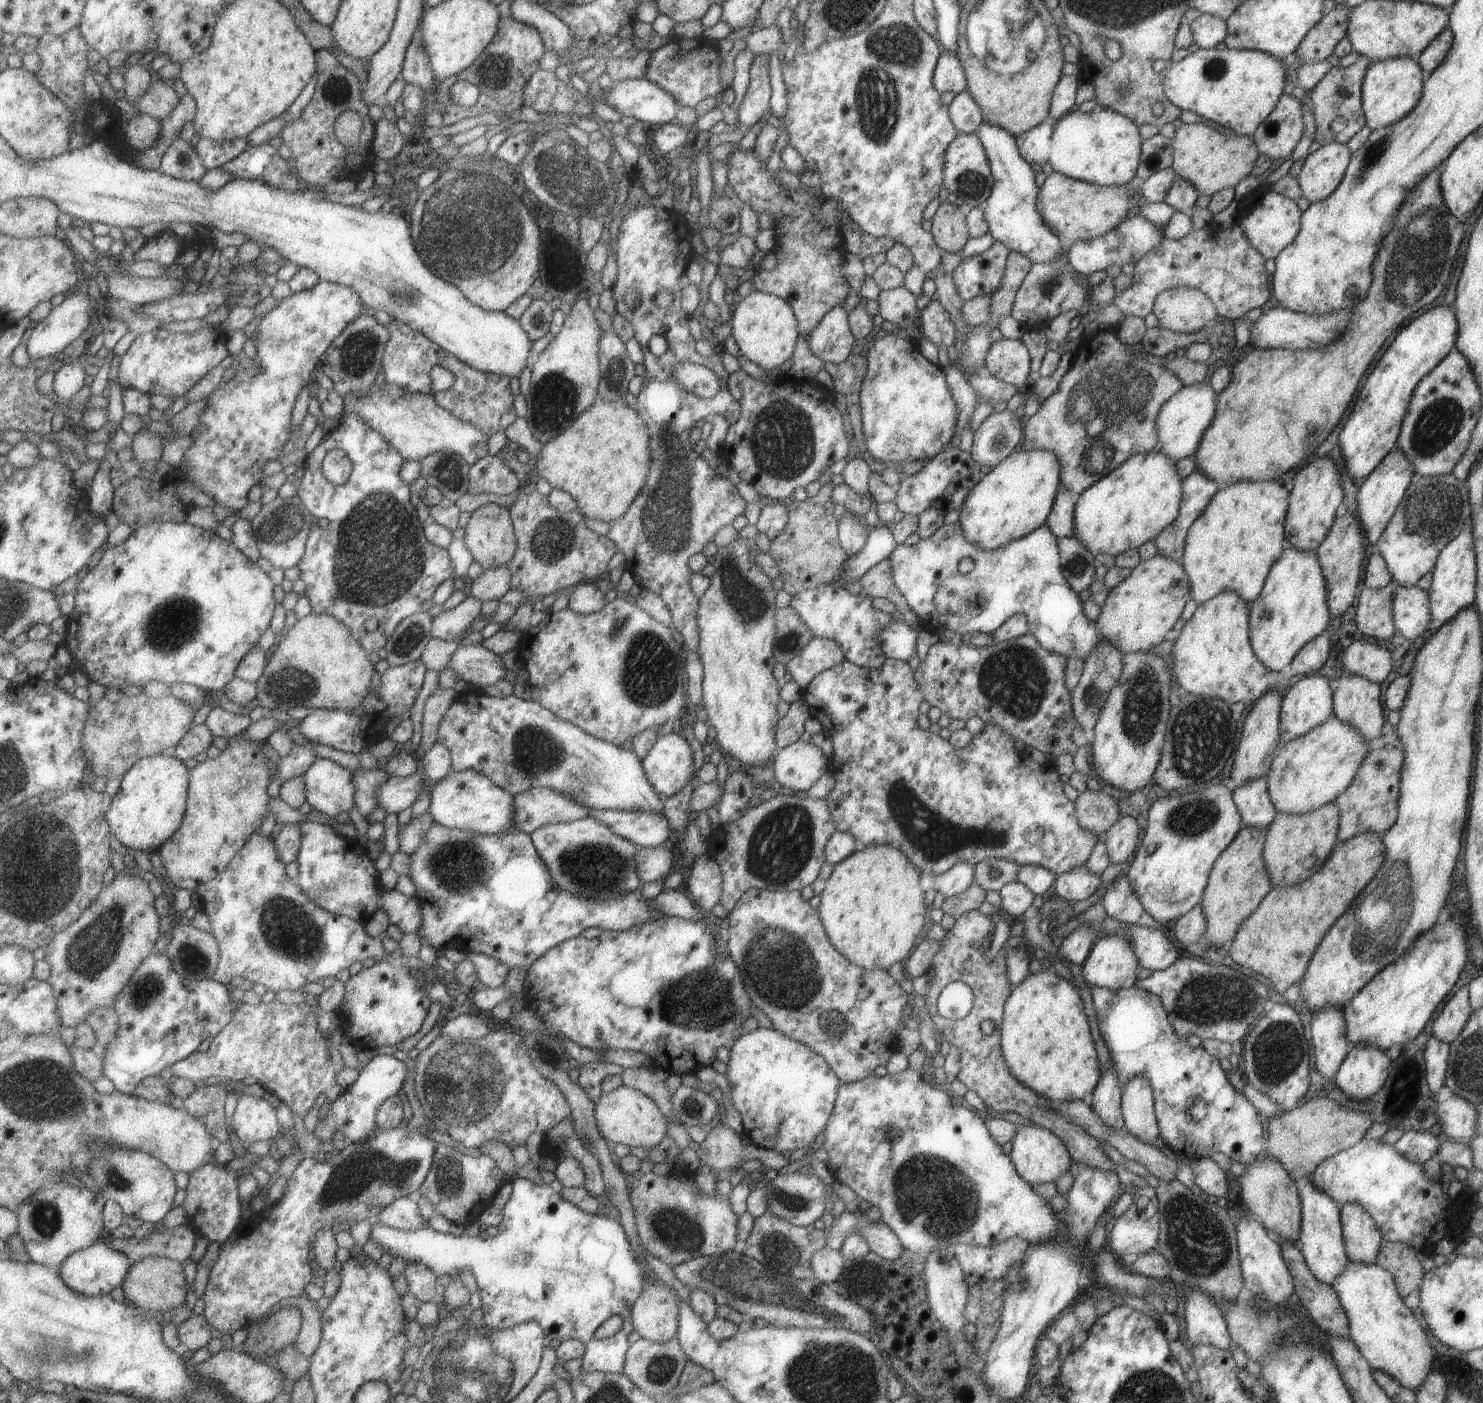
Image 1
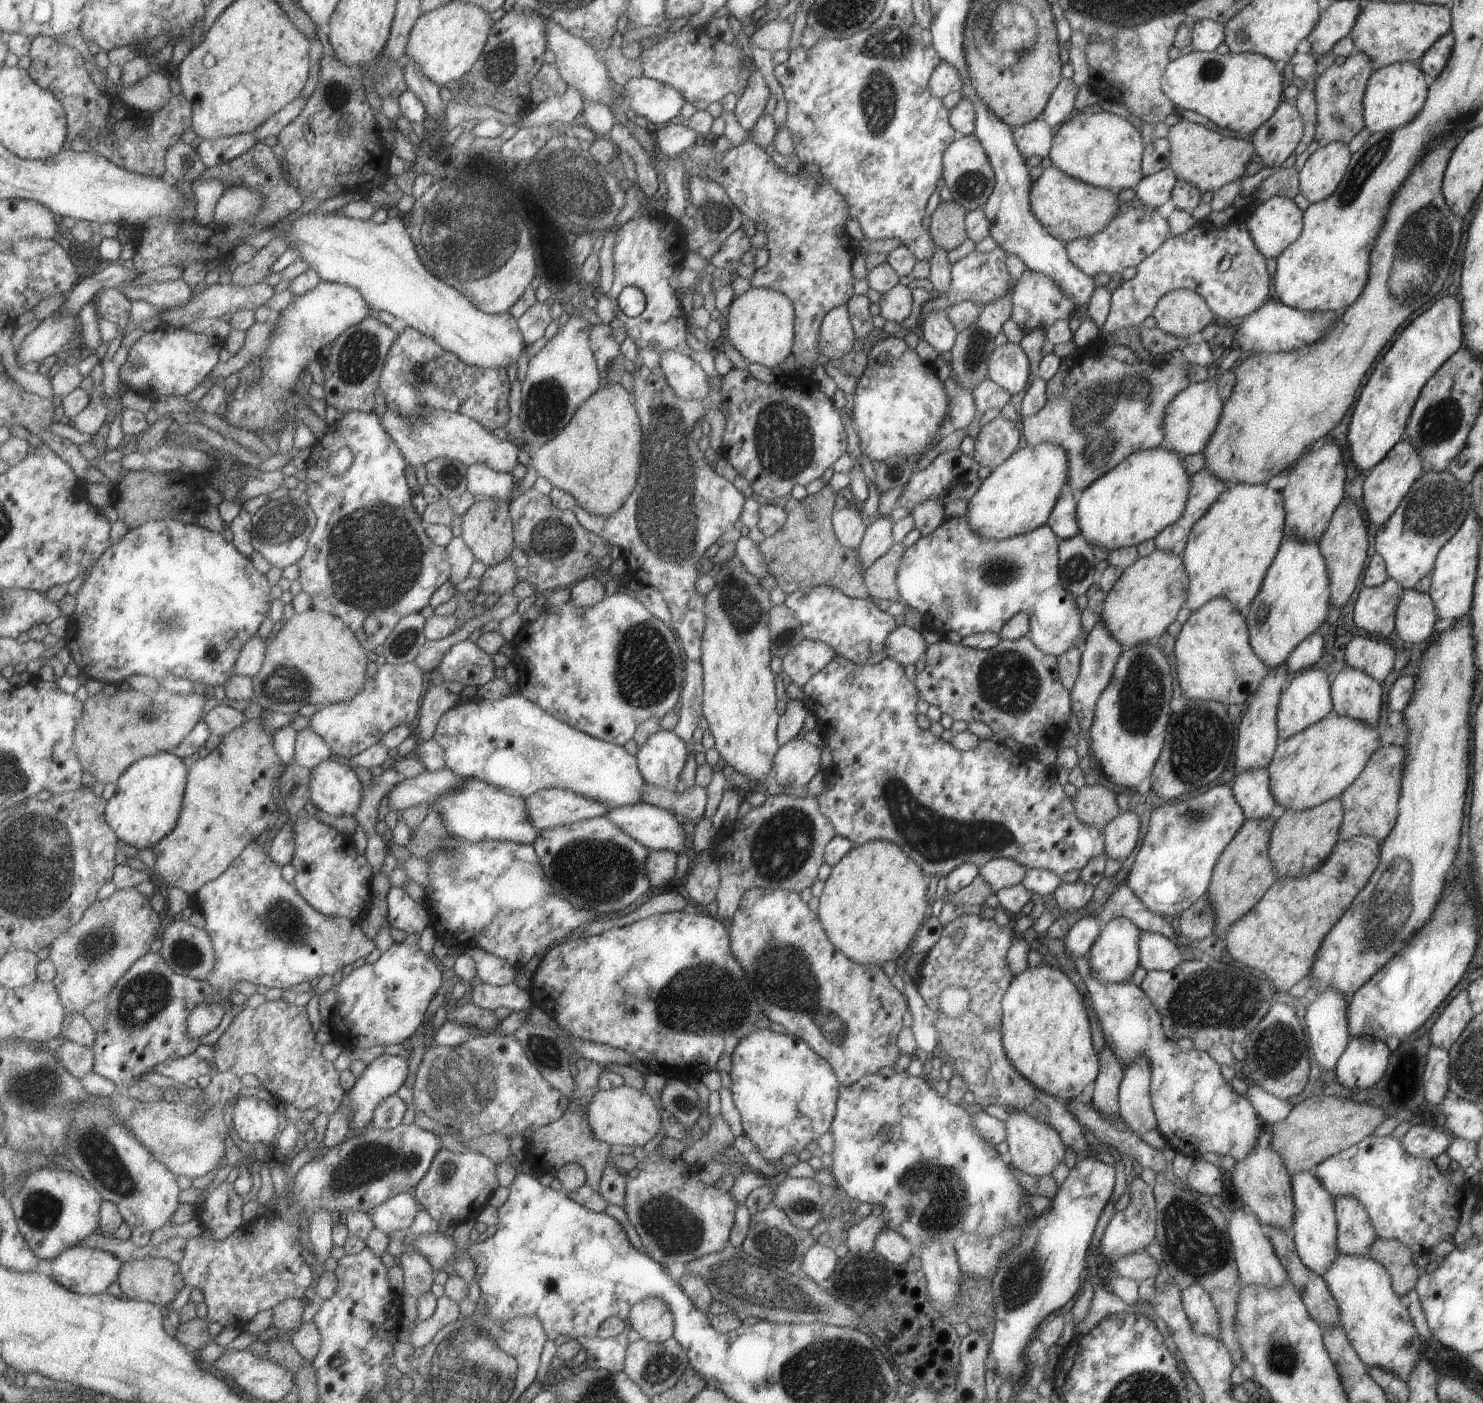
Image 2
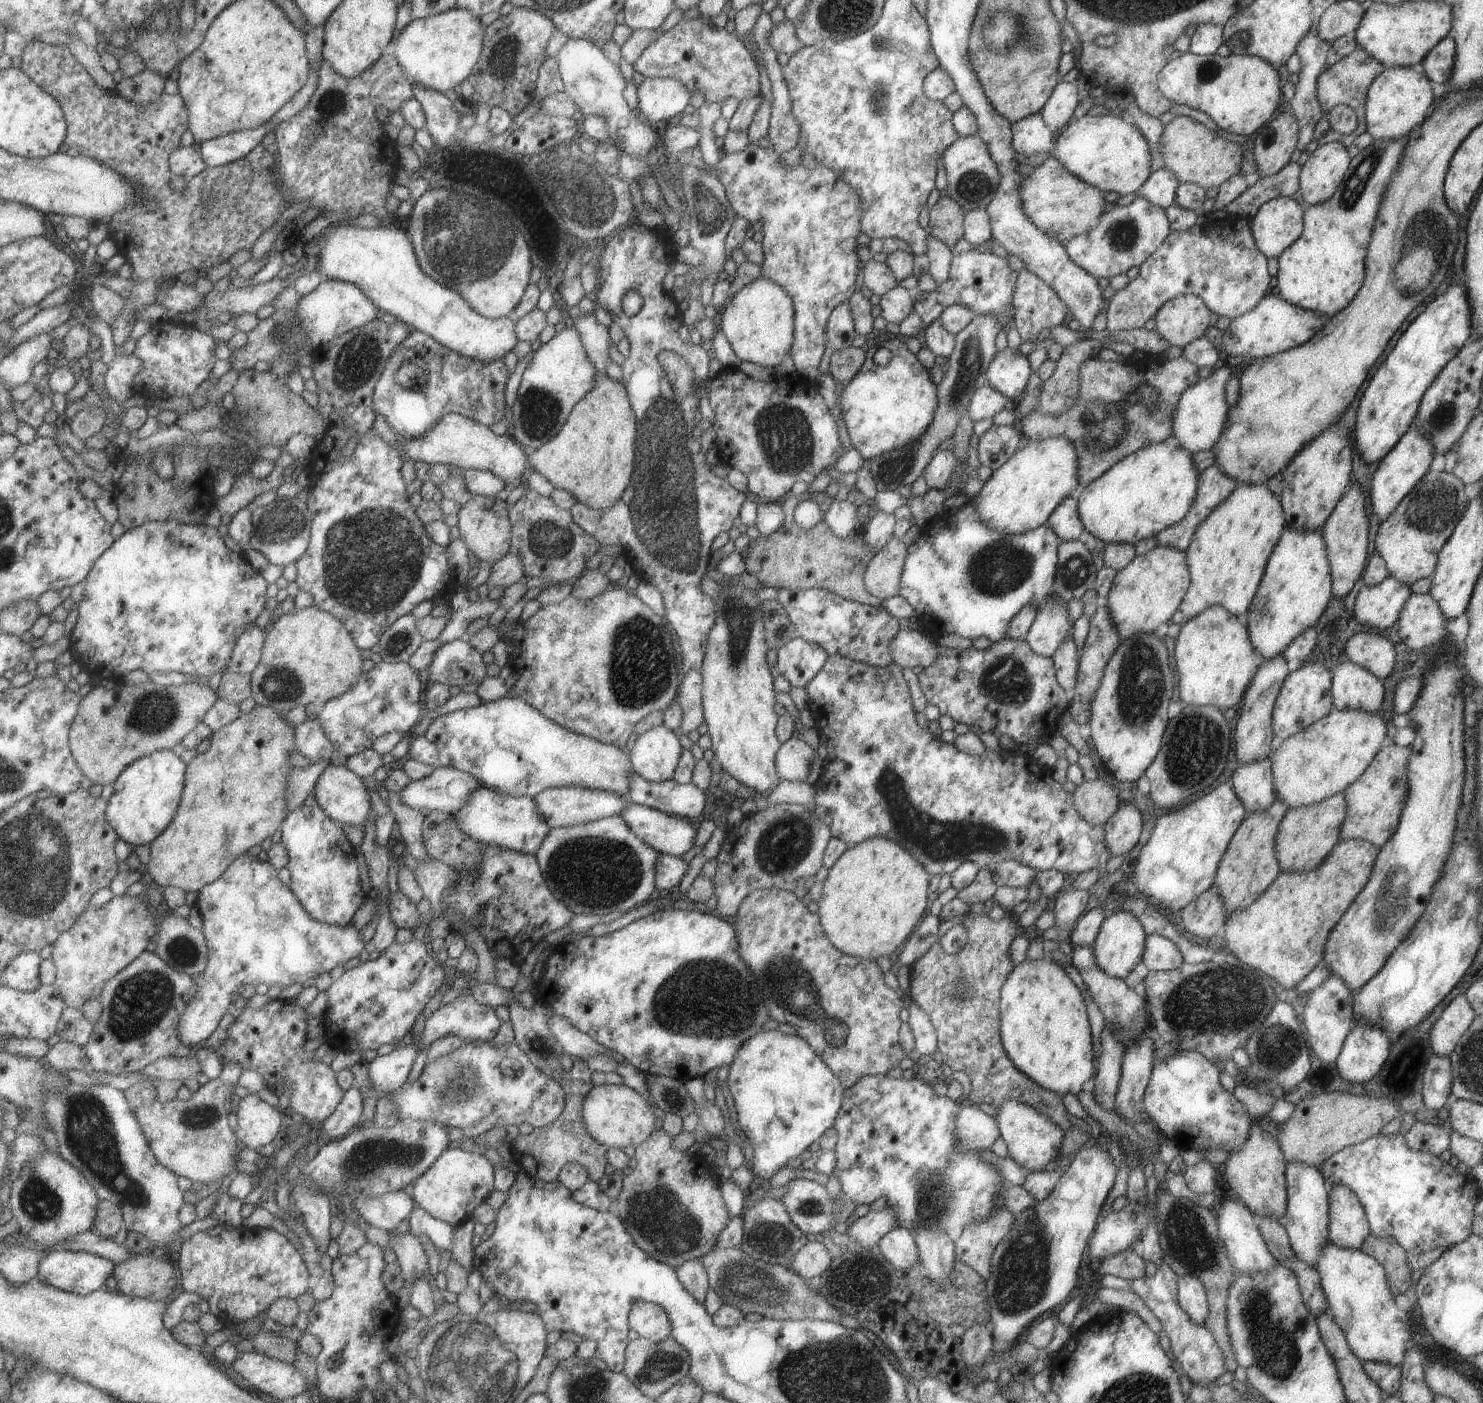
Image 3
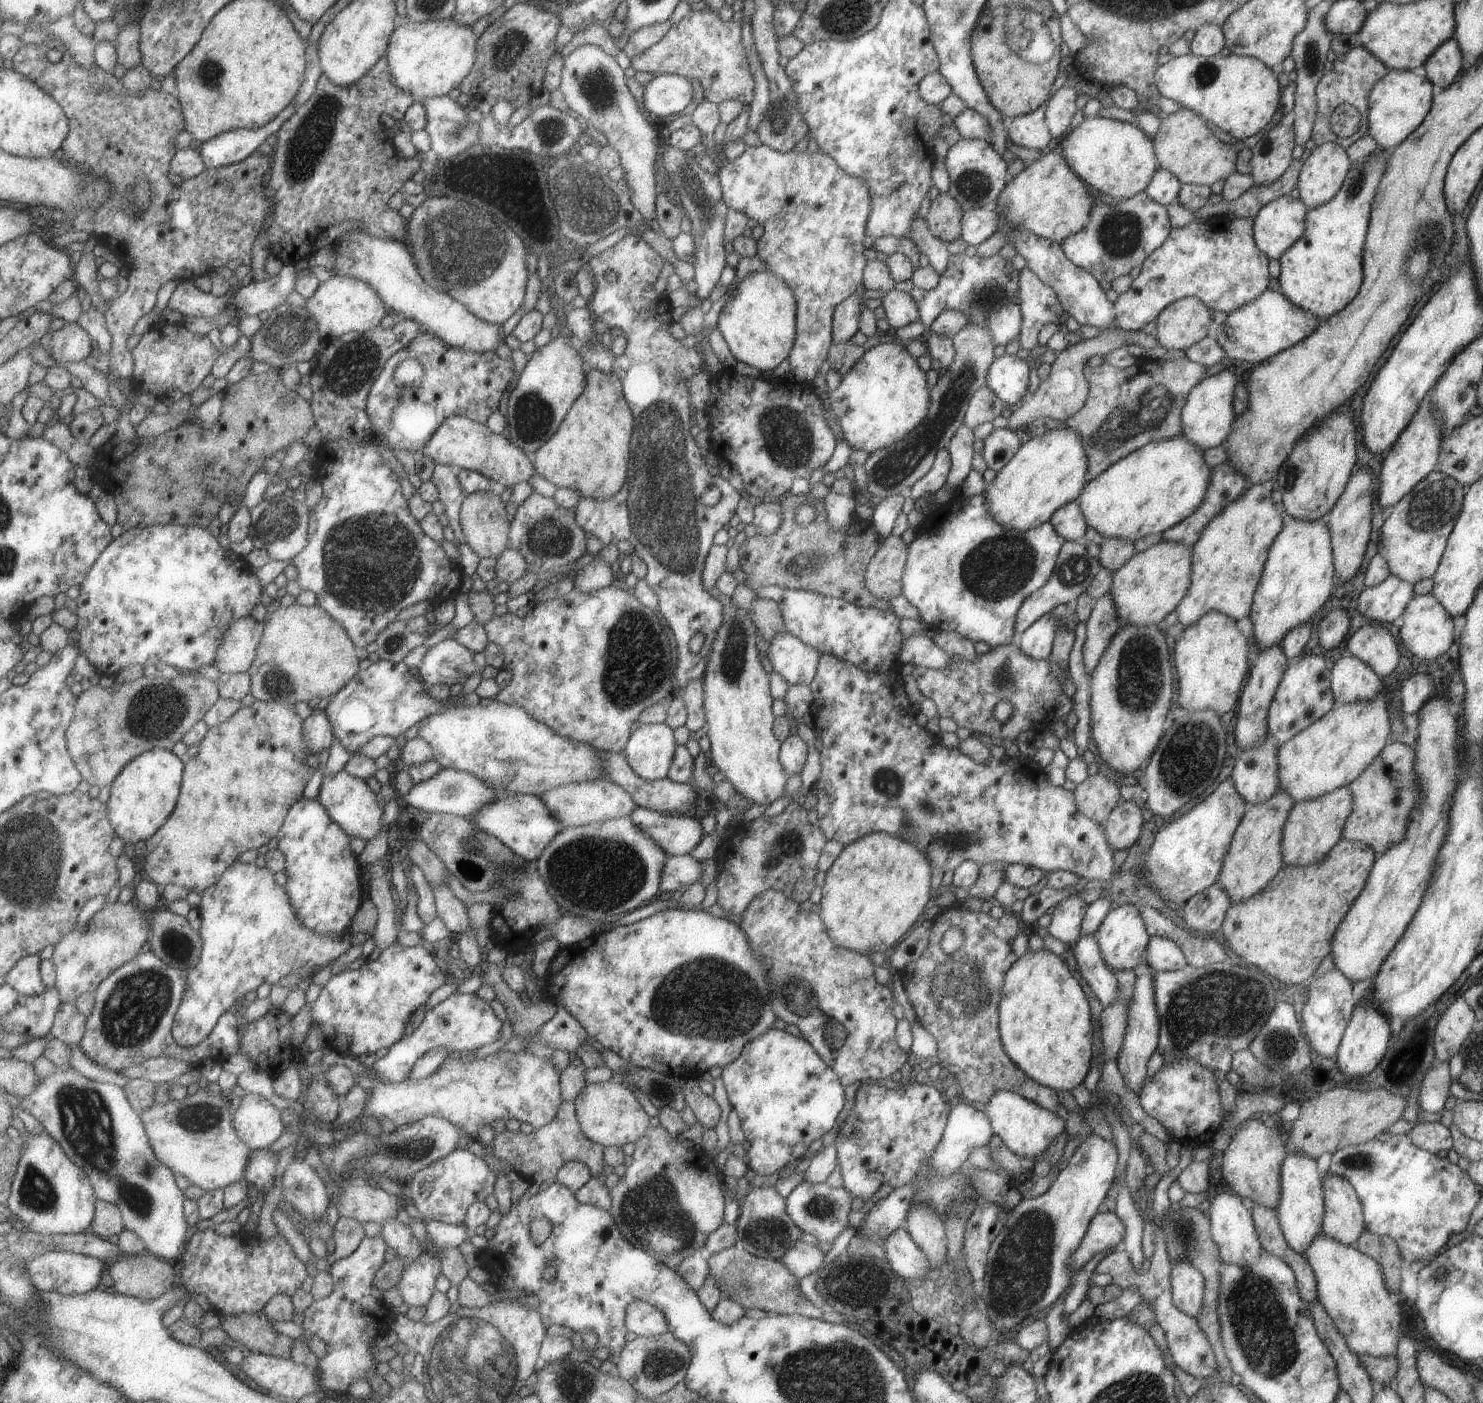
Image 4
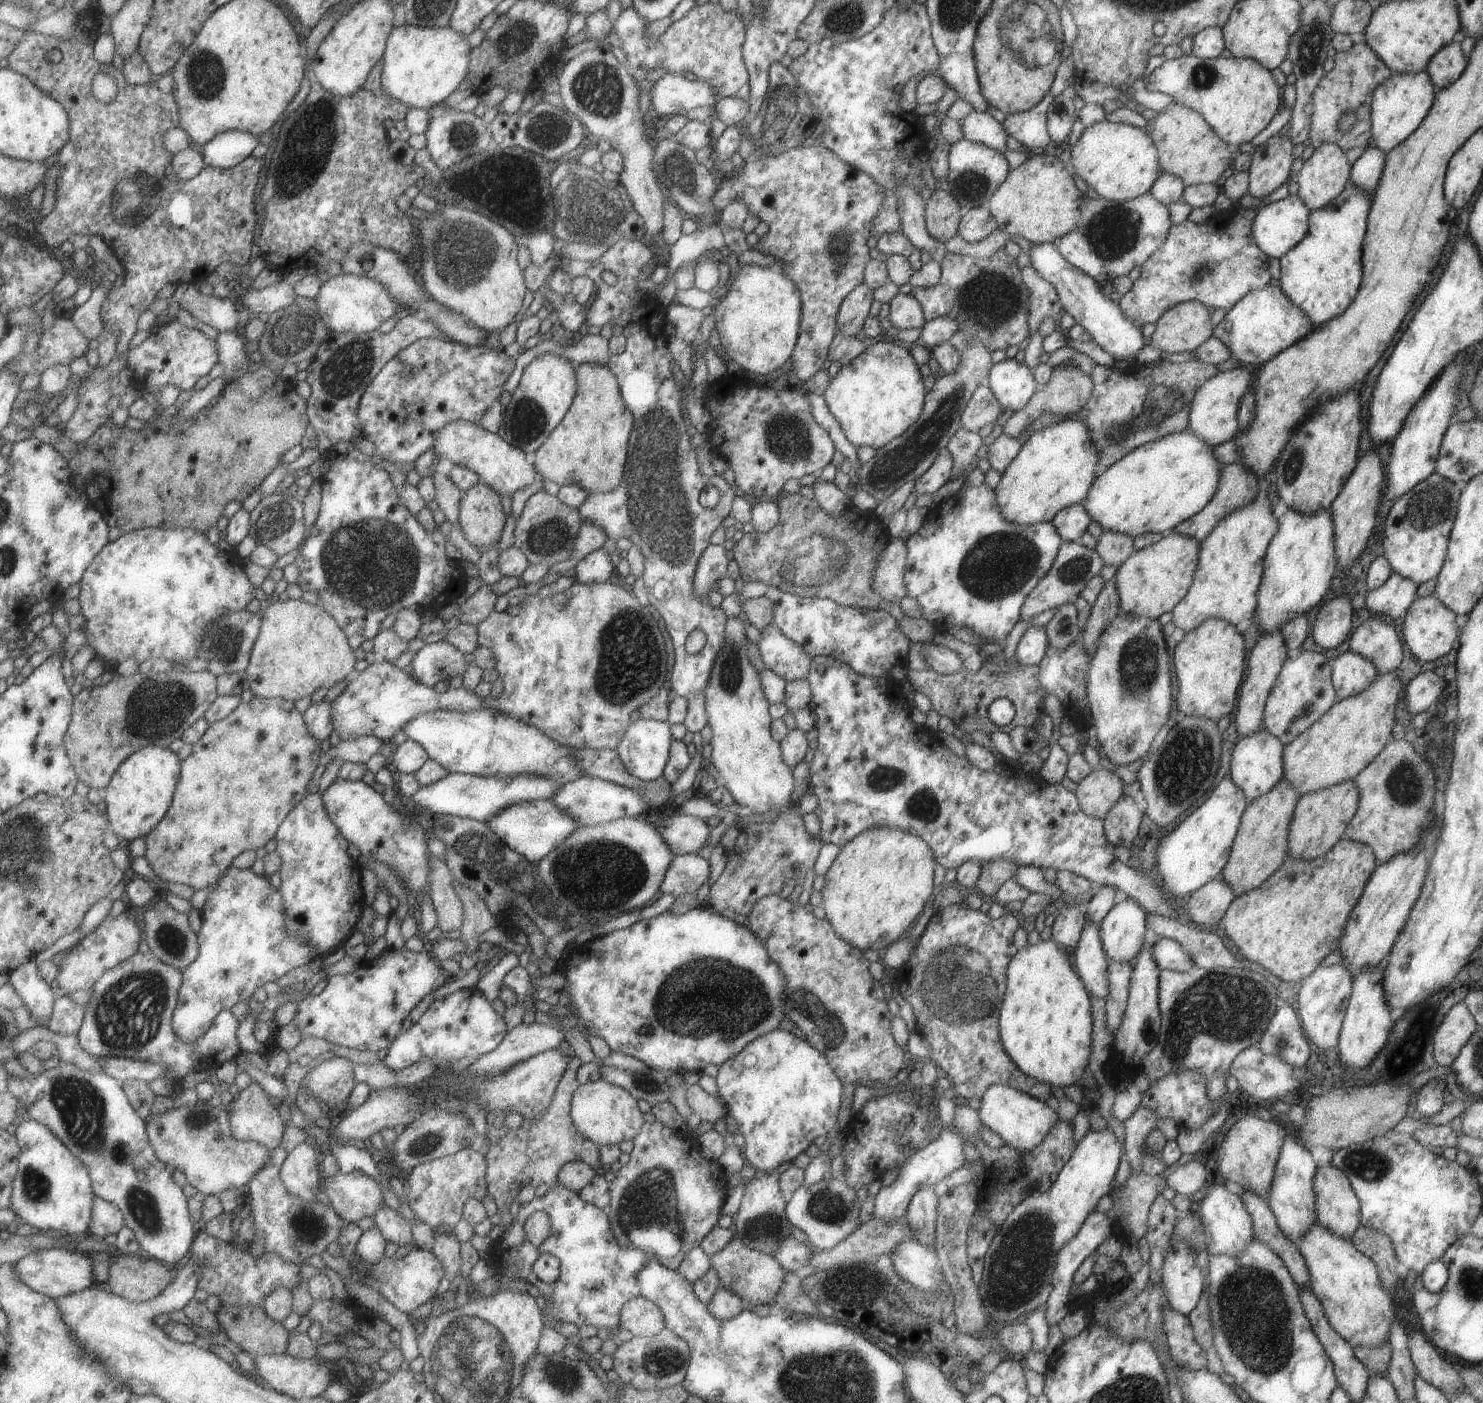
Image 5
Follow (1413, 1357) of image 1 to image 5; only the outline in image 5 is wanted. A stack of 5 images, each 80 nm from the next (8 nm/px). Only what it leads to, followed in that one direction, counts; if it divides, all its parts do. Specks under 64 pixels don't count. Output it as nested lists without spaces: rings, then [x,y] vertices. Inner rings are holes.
[[[1317,1222],[1308,1226],[1296,1244],[1309,1273],[1309,1291],[1321,1303],[1331,1328],[1352,1349],[1372,1349],[1388,1344],[1394,1310],[1391,1295],[1378,1279],[1375,1263],[1361,1254],[1351,1240],[1334,1235]]]

